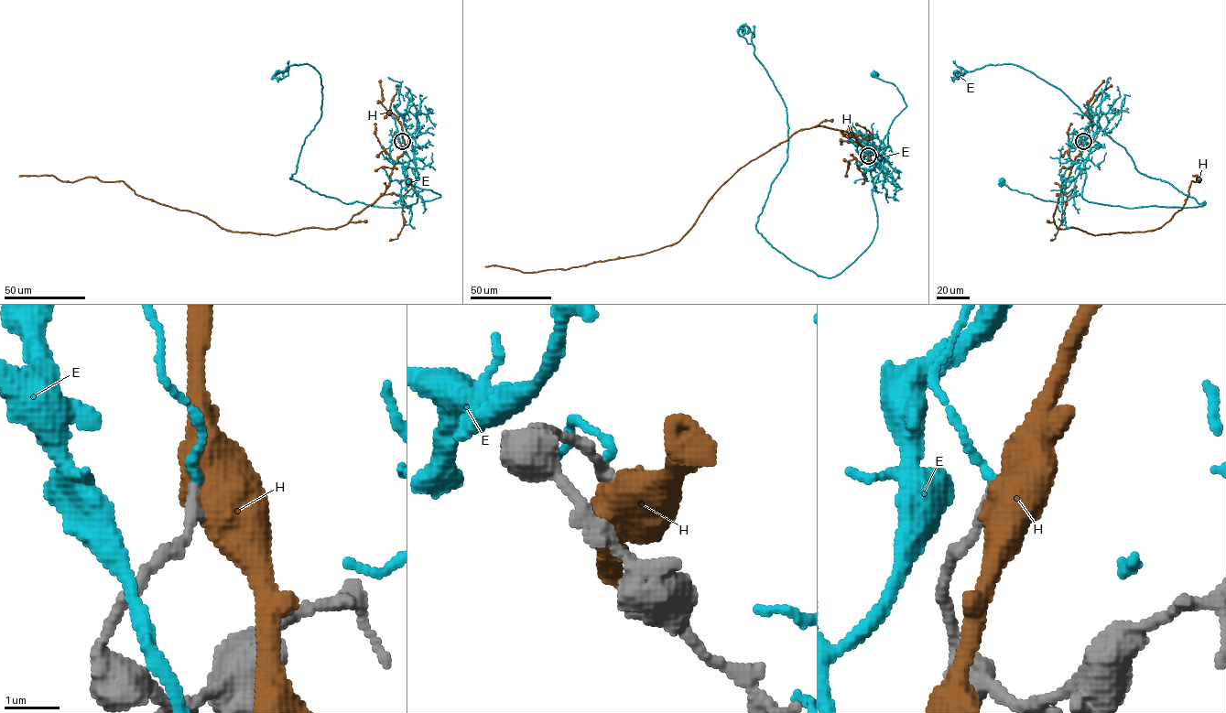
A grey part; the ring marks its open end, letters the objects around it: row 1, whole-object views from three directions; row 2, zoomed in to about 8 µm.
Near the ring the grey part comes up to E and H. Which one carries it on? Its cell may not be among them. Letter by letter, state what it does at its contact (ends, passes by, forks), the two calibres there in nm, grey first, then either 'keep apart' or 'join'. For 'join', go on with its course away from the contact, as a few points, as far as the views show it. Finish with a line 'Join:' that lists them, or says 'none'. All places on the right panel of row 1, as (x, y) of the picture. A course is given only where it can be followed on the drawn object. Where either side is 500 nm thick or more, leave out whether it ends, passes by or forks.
E: it ends | 200/140 nm | keep apart
H: 220/800 nm | keep apart
Join: none

